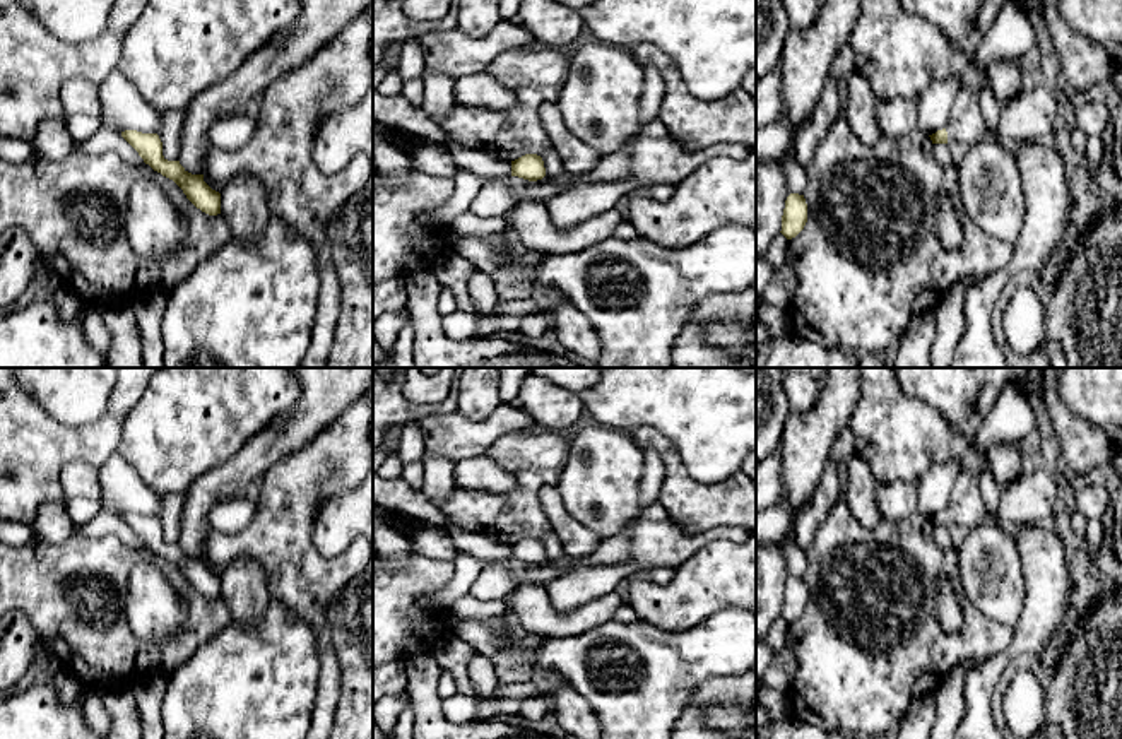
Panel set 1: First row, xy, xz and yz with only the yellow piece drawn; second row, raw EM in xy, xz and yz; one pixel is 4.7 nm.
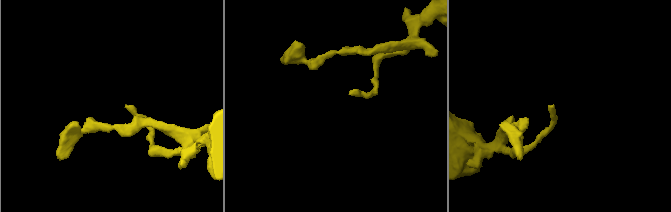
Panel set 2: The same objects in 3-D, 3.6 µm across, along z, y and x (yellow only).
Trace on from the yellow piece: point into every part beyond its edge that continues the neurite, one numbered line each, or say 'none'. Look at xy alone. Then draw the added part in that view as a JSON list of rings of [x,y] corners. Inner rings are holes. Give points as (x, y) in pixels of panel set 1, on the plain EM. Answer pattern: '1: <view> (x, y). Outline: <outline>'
none

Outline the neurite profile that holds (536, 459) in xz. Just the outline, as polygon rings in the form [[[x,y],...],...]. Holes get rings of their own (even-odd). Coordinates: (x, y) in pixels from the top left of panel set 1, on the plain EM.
[[[551,429],[508,433],[498,438],[484,457],[494,460],[503,470],[511,472],[515,476],[515,488],[508,493],[455,488],[438,508],[448,517],[453,527],[464,532],[484,534],[508,544],[515,544],[525,537],[542,539],[552,529],[540,506],[539,491],[544,486],[558,486],[568,453],[570,433]]]

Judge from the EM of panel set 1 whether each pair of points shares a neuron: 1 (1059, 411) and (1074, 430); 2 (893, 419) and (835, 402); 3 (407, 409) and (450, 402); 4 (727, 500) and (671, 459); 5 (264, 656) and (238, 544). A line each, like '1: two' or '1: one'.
1: one
2: two
3: one
4: one
5: two

